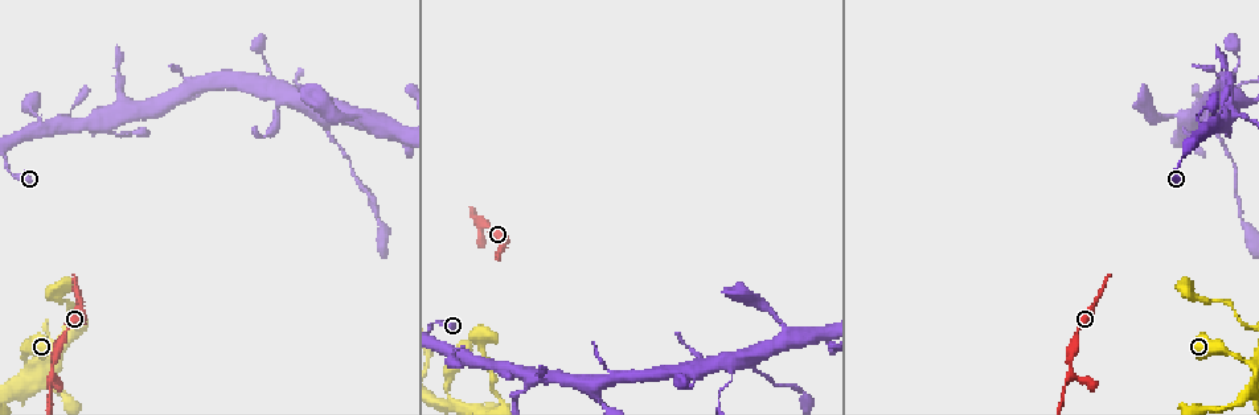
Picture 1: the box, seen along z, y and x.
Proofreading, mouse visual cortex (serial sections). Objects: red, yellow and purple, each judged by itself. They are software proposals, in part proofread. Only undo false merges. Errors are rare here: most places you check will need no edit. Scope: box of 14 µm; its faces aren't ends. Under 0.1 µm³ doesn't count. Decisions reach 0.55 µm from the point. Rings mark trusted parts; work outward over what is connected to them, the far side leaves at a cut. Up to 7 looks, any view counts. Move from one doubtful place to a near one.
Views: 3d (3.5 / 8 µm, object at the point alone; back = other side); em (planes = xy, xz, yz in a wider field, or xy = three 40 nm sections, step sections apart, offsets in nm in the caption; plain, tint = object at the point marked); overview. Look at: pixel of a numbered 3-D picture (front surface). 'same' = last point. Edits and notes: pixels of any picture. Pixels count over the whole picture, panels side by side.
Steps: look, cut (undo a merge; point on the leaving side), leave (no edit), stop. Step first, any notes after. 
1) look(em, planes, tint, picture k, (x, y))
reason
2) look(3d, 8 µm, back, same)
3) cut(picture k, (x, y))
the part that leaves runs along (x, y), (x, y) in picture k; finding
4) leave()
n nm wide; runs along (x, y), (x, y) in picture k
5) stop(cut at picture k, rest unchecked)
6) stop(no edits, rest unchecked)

look(3d, 3.5 µm, picture 1, (26, 363))

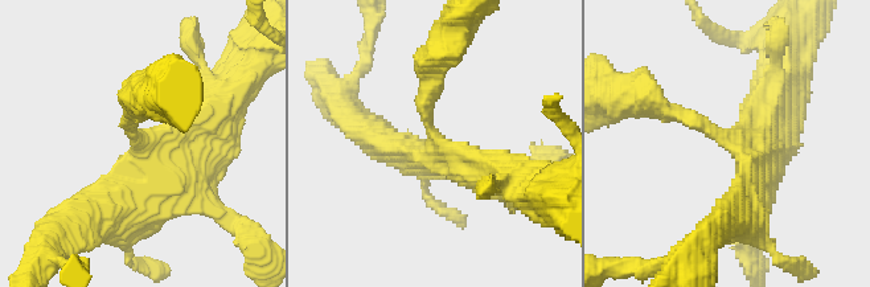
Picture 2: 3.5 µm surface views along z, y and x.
look(em, xy, step 2, tint, picture 2, (132, 132))
3 arms; arms of 300, 350, 400 nm

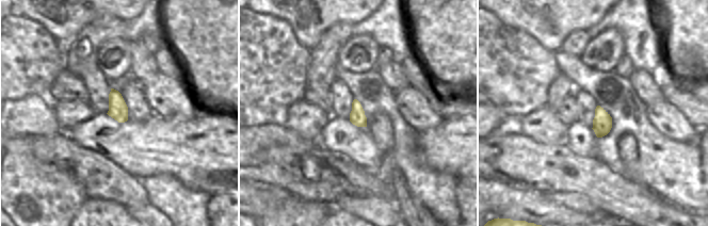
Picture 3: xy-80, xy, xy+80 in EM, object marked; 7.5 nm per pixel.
leave()
120 nm wide; runs along (439, 49), (426, 123), (491, 181) in picture 2; continuous, no second cell

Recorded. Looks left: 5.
look(3d, 3.5 µm, picture 1, (1187, 289))
sharp bend

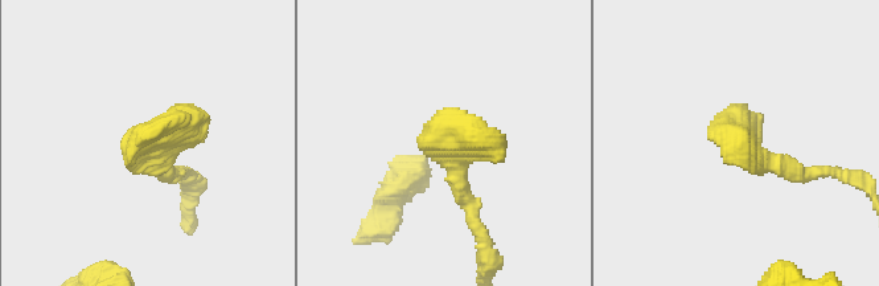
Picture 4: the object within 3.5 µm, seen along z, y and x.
leave()
runs along (824, 172), (763, 159), (742, 135), (755, 115) in picture 4; all the same cell

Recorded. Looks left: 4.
look(3d, 3.5 µm, back, picture 1, (54, 373))
abrupt turn

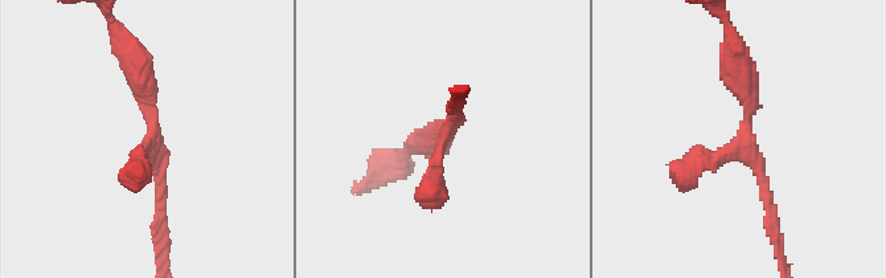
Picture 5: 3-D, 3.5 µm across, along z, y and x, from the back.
look(em, xy, step 2, tint, picture 5, (148, 137))

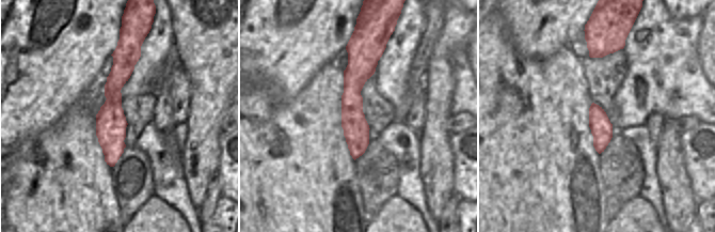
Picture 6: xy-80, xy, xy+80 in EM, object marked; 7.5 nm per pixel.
leave()
runs along (129, 45), (113, 86), (111, 163) in picture 6; all the same cell

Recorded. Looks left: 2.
stop(no edits, rest unchecked)

